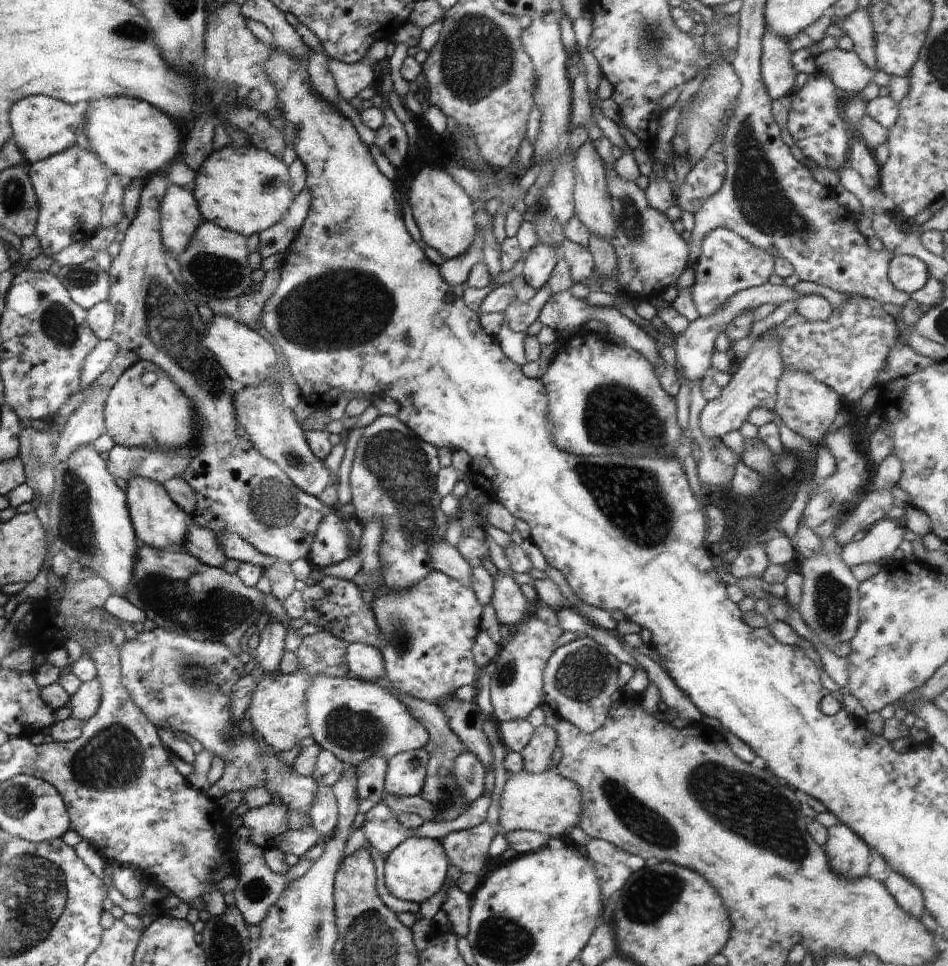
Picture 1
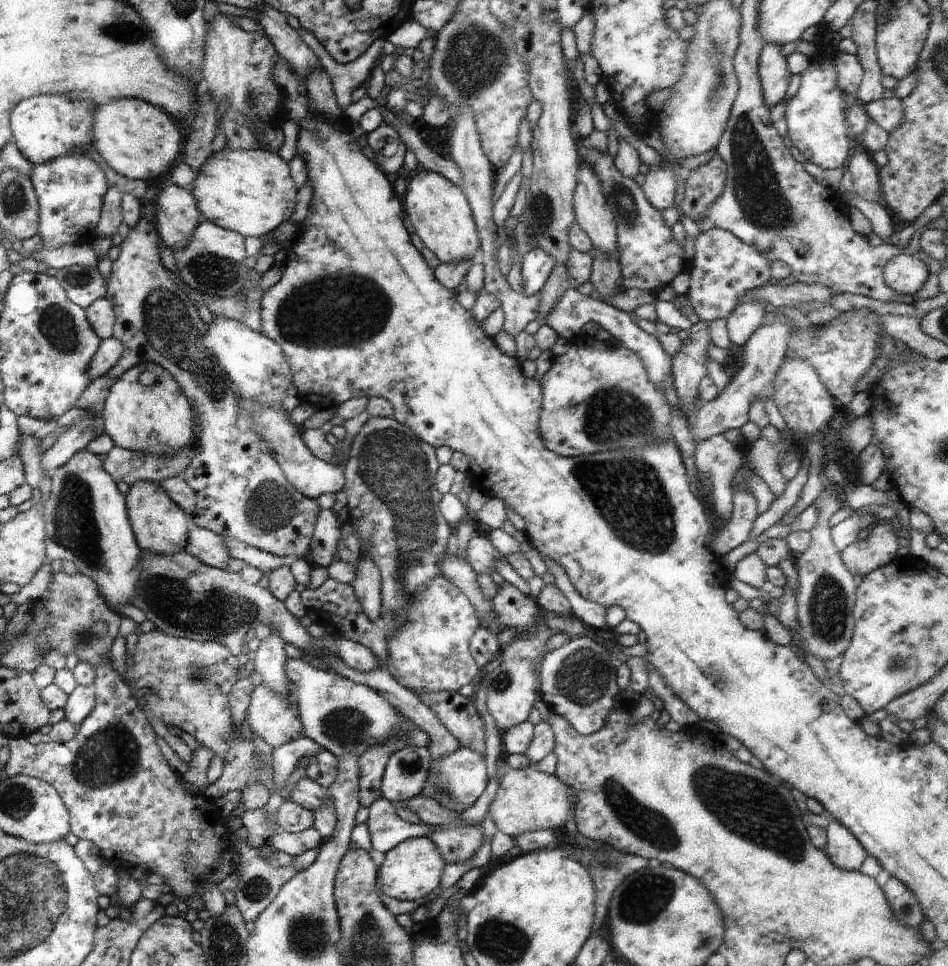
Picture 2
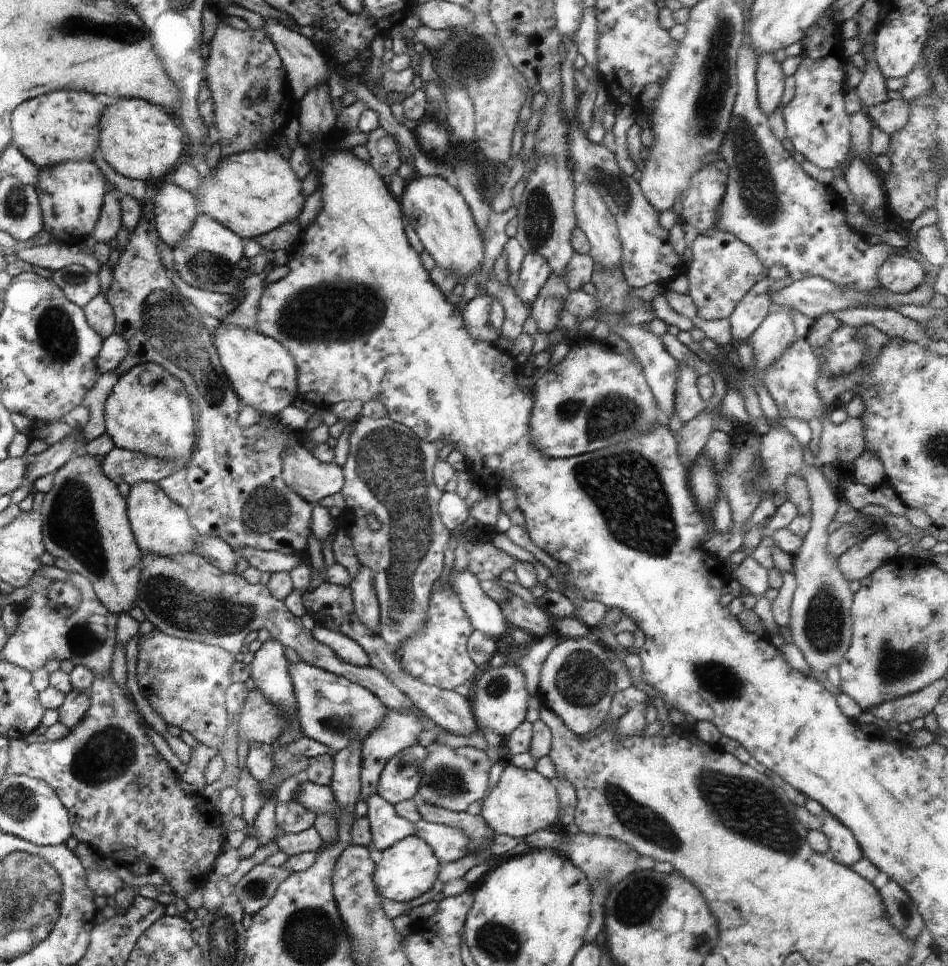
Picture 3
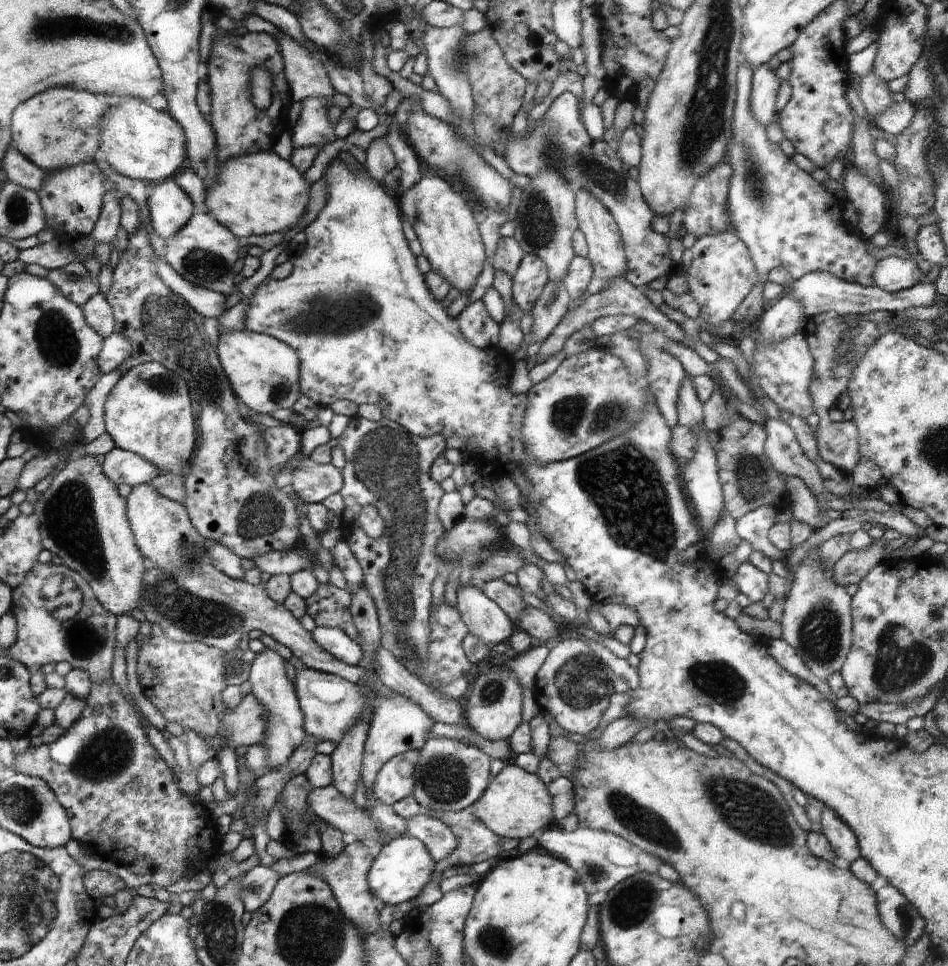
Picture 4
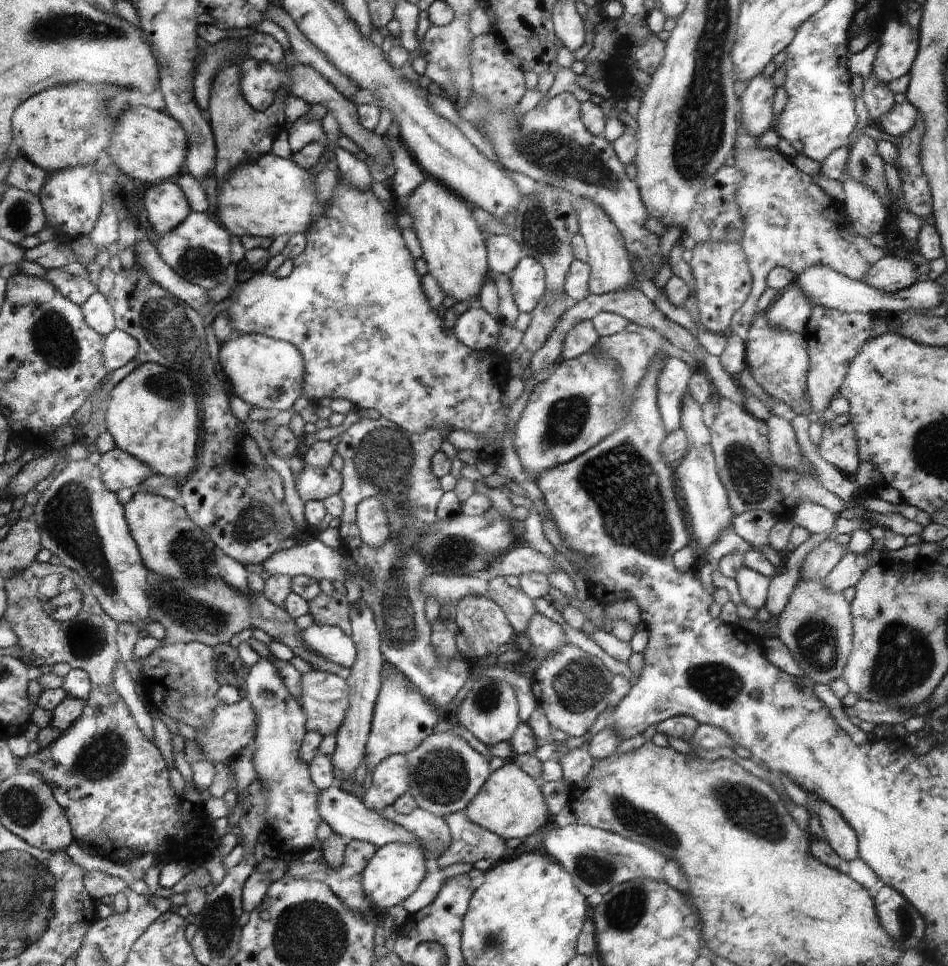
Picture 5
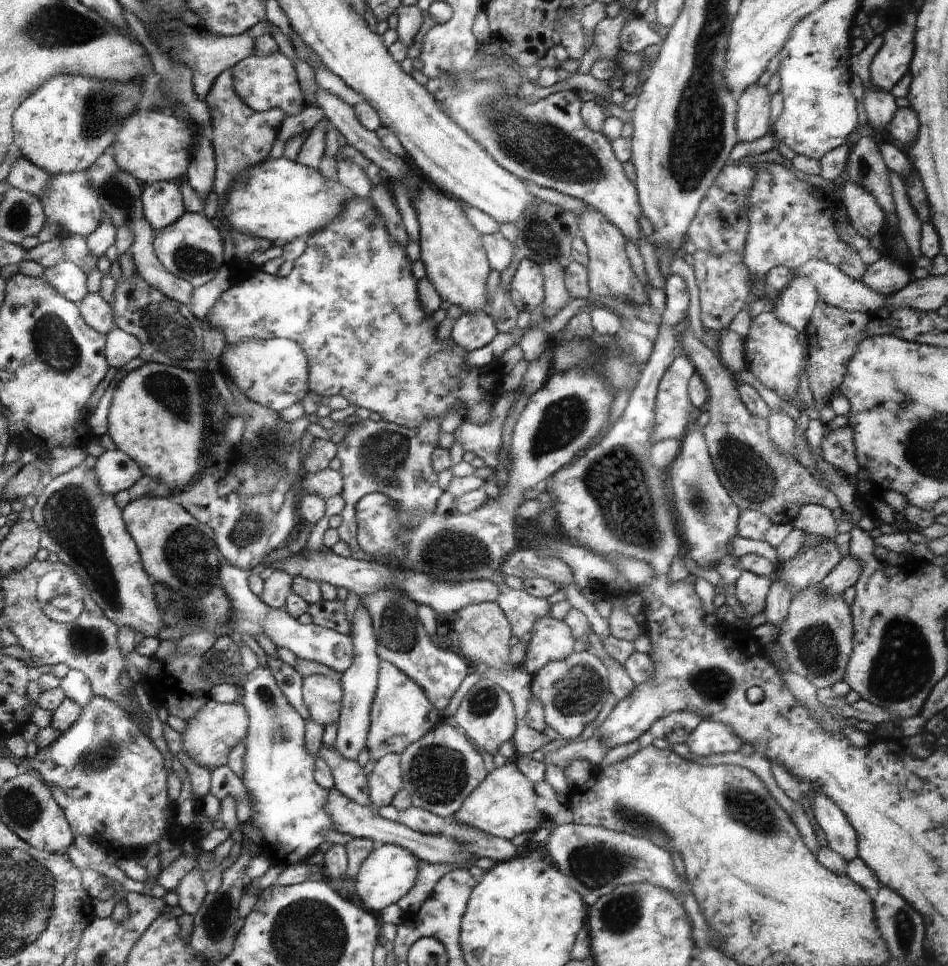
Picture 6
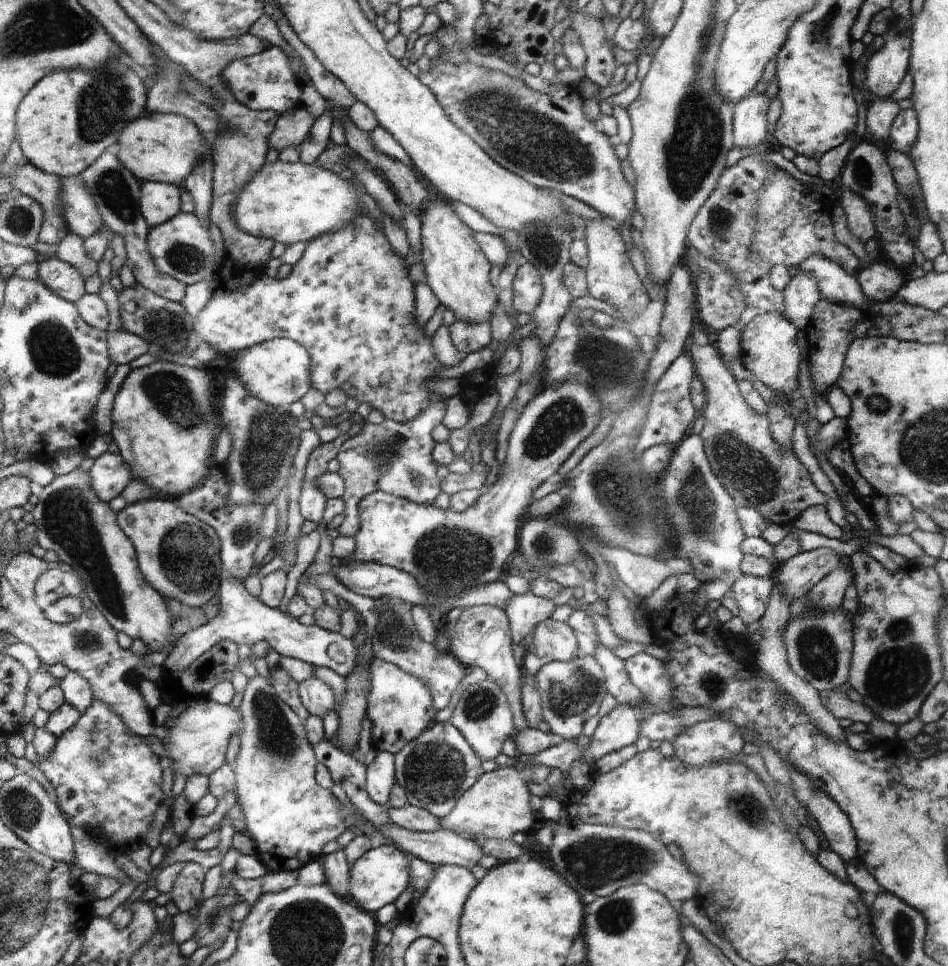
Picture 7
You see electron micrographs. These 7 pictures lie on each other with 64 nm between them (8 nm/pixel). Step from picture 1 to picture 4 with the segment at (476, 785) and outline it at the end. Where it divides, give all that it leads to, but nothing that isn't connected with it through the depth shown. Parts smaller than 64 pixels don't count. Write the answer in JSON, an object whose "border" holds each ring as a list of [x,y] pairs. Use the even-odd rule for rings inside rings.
{"border":[[[430,738],[416,758],[413,797],[424,810],[440,812],[461,811],[475,803],[490,784],[491,758],[476,746],[468,746],[458,739]]]}

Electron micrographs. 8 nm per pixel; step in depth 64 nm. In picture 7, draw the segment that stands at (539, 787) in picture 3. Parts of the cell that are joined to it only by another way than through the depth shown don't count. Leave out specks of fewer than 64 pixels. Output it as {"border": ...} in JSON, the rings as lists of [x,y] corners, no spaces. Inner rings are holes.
{"border":[[[504,766],[498,770],[482,774],[470,790],[458,798],[452,812],[440,819],[440,827],[450,828],[456,834],[463,836],[476,836],[477,838],[500,838],[510,840],[518,832],[532,835],[533,824],[539,815],[530,804],[532,794],[528,788],[528,782],[515,767]]]}

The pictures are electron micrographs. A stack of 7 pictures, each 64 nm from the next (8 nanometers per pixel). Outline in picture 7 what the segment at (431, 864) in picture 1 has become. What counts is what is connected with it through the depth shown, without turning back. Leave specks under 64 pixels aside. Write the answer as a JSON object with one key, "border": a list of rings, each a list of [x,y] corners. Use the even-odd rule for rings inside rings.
{"border":[[[386,845],[373,847],[350,867],[349,899],[366,912],[378,912],[383,906],[395,903],[401,893],[407,893],[410,873],[409,860],[398,848]]]}

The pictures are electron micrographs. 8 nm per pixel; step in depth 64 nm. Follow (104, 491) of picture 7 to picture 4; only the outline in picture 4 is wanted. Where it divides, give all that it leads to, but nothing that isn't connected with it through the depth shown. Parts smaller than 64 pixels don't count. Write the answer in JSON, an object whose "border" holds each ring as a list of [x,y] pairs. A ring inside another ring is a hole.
{"border":[[[116,446],[105,454],[102,466],[105,467],[105,475],[110,482],[114,482],[116,486],[128,484],[131,488],[152,482],[154,478],[165,473],[162,468],[148,462],[146,458]]]}

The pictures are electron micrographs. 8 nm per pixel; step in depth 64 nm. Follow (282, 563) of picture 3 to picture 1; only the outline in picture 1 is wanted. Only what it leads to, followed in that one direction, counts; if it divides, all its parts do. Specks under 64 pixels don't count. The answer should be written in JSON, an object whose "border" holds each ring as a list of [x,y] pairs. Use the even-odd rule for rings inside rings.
{"border":[[[224,533],[217,536],[219,542],[224,547],[227,558],[240,560],[241,563],[250,563],[266,570],[276,561],[275,558],[258,552],[254,546],[238,536],[238,534]]]}

